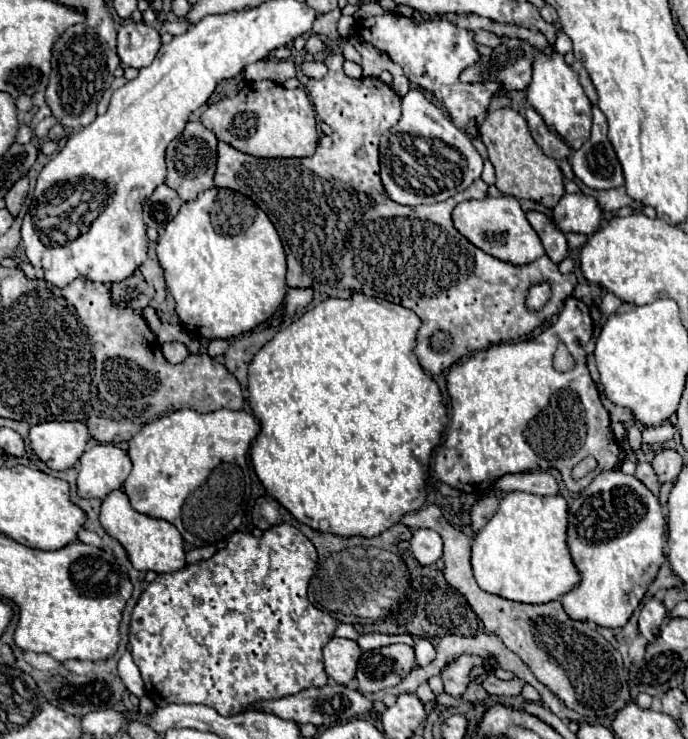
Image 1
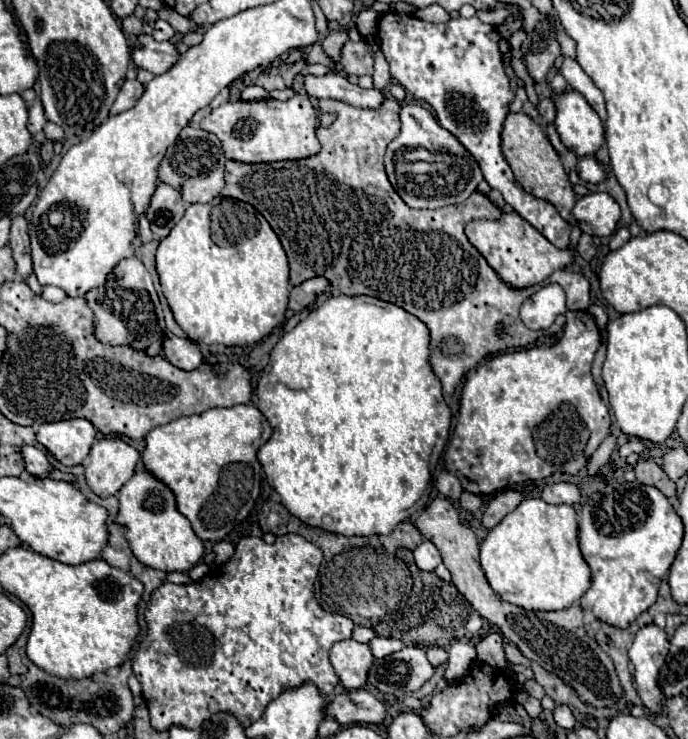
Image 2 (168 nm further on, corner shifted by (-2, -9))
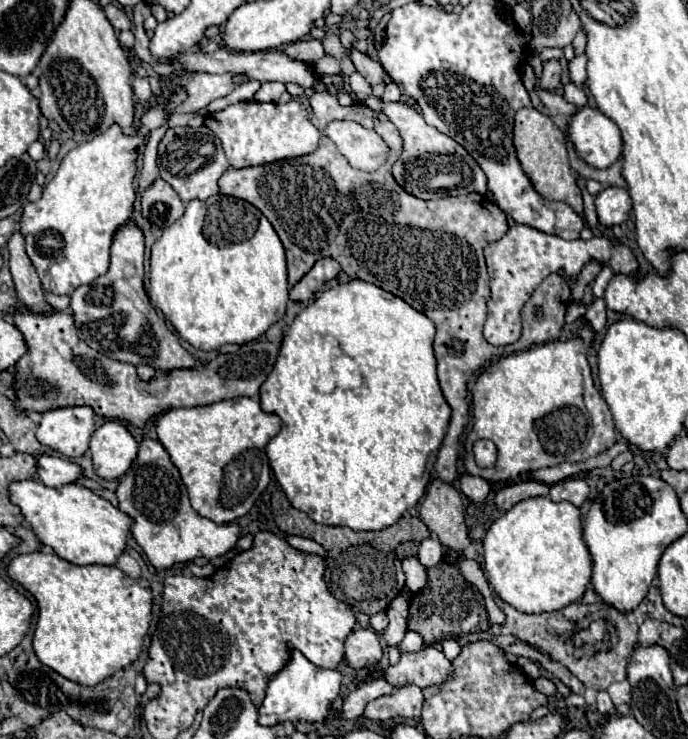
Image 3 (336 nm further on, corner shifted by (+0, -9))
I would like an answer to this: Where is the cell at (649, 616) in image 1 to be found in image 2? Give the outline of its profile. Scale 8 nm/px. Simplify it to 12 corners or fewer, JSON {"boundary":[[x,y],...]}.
{"boundary":[[642,627],[628,651],[646,711],[662,715],[658,685],[668,655],[664,629]]}

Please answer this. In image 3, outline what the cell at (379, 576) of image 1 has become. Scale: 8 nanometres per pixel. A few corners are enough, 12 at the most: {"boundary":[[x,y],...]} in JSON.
{"boundary":[[280,489],[282,533],[320,543],[330,591],[370,617],[404,587],[398,543],[428,527],[404,515],[382,531],[314,523]]}

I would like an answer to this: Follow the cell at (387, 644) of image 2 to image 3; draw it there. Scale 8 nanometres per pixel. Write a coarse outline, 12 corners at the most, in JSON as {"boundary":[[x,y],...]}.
{"boundary":[[412,631],[396,645],[400,651],[424,647],[422,637]]}

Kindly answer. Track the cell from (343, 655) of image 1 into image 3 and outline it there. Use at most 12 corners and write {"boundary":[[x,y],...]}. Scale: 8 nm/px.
{"boundary":[[356,629],[344,641],[352,669],[374,667],[382,647],[372,629]]}

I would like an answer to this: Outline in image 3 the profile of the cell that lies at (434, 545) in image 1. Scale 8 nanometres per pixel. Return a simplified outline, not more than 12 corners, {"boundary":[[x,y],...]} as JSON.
{"boundary":[[424,539],[418,561],[430,569],[444,559],[438,539]]}

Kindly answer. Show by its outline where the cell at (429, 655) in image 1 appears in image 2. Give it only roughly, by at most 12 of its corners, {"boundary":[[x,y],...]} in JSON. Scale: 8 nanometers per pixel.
{"boundary":[[442,647],[426,649],[430,663],[448,661],[448,651]]}

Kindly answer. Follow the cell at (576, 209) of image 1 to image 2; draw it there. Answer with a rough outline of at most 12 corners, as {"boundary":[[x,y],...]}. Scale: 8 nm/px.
{"boundary":[[608,193],[576,201],[574,217],[588,235],[612,235],[620,205]]}

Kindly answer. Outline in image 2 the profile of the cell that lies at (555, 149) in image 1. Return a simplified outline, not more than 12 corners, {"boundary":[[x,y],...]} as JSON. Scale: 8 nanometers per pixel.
{"boundary":[[550,97],[540,101],[540,111],[544,125],[556,119],[556,105]]}

